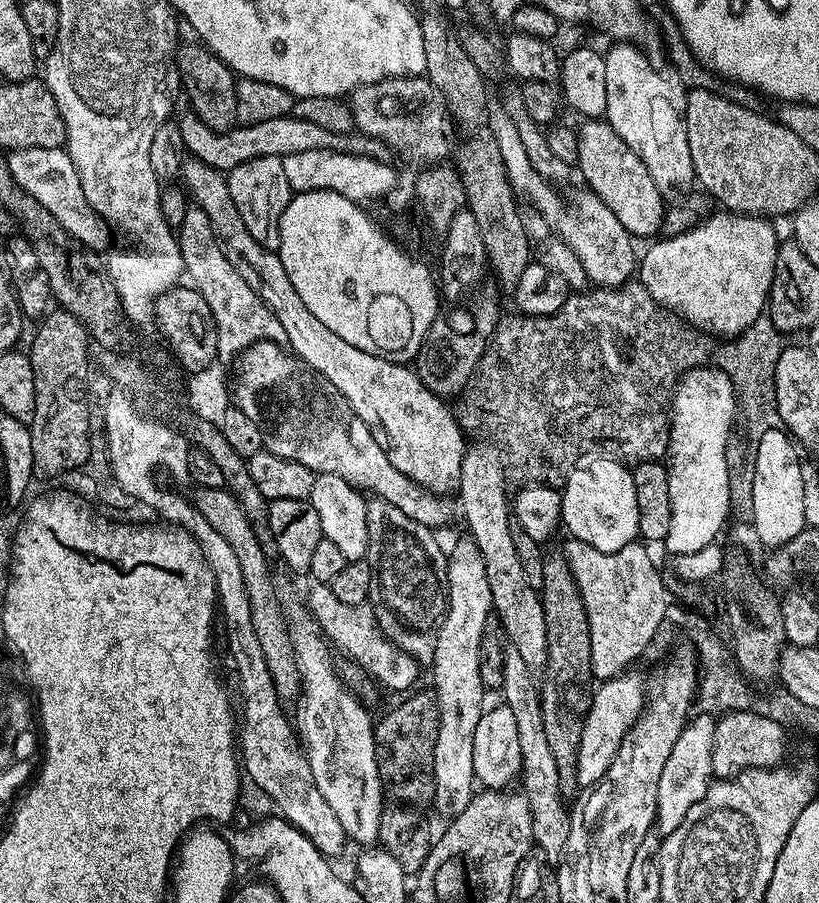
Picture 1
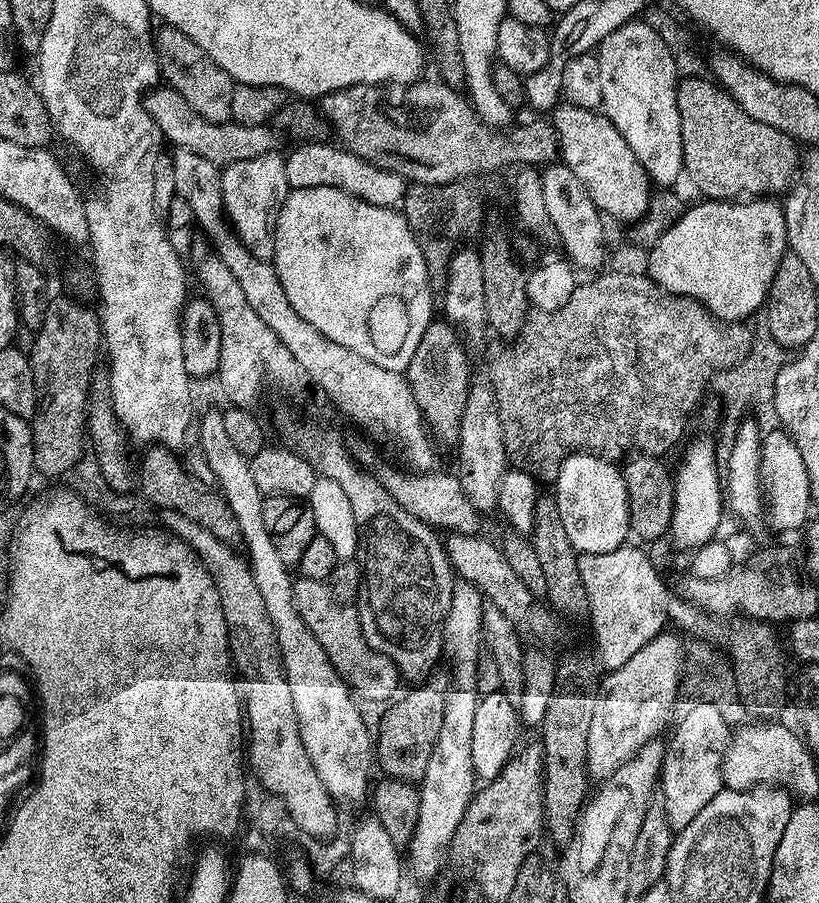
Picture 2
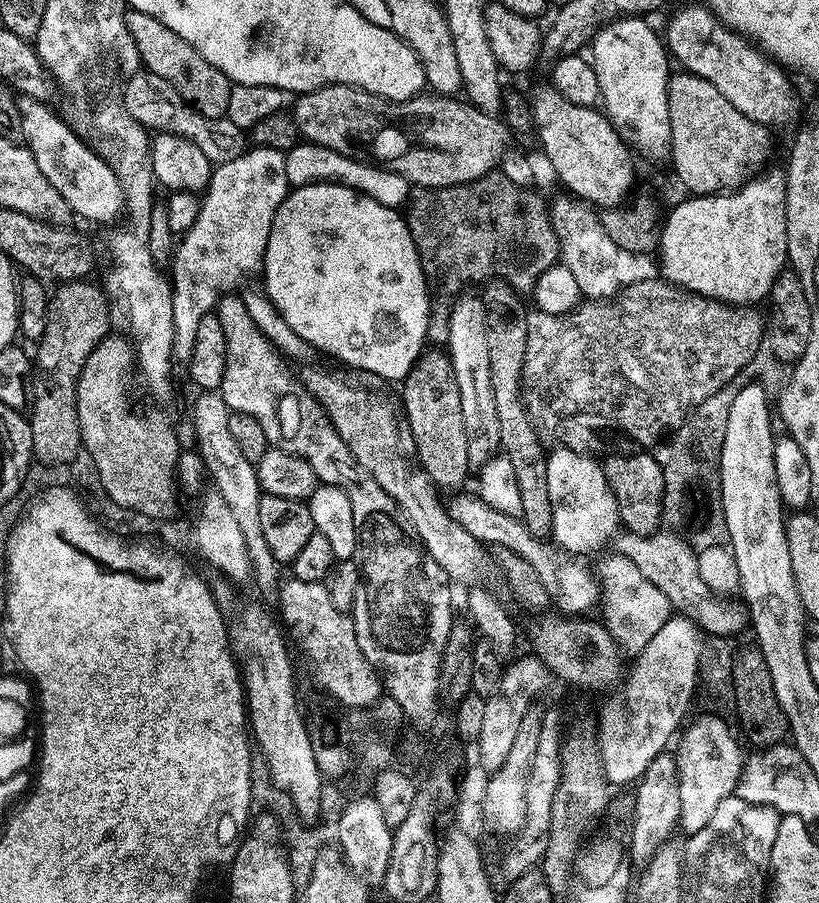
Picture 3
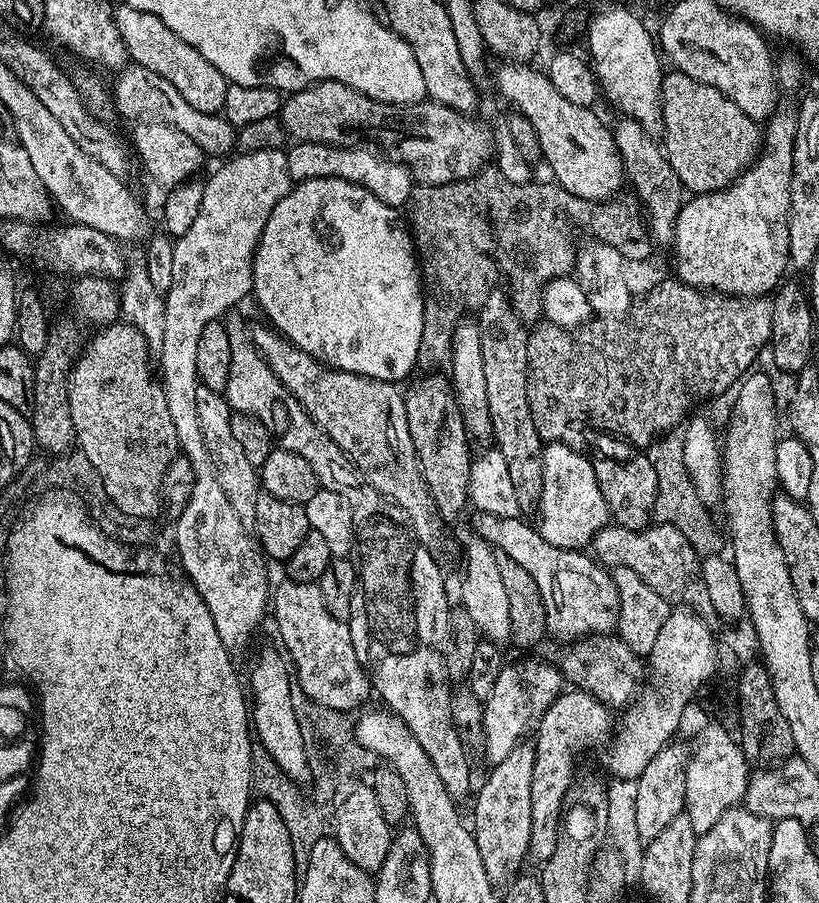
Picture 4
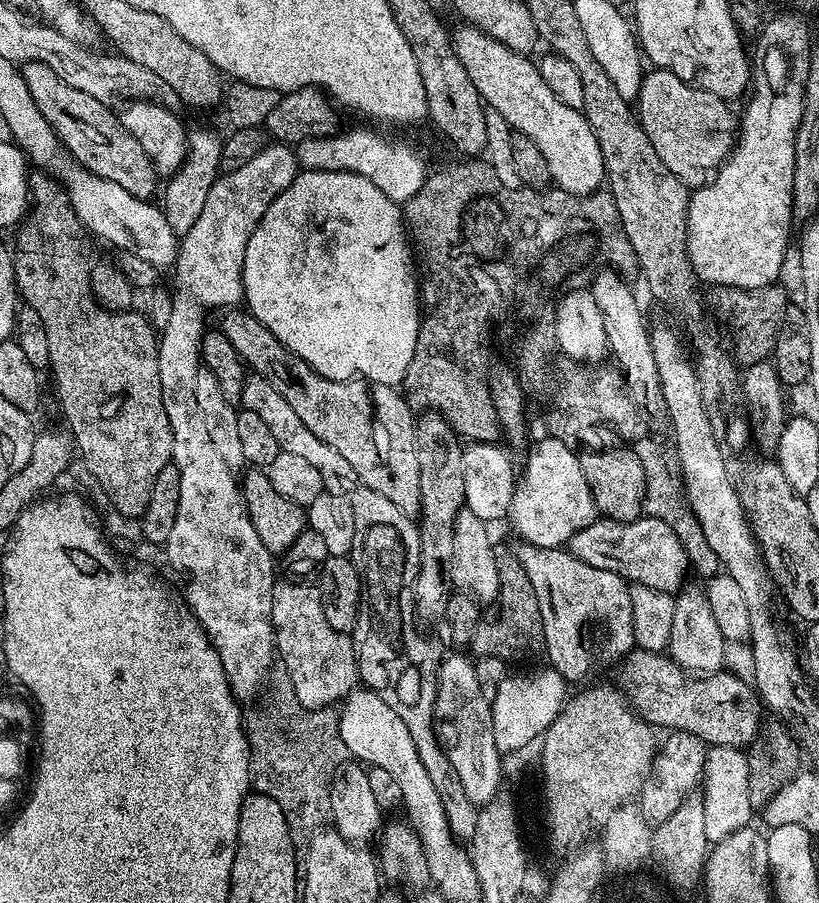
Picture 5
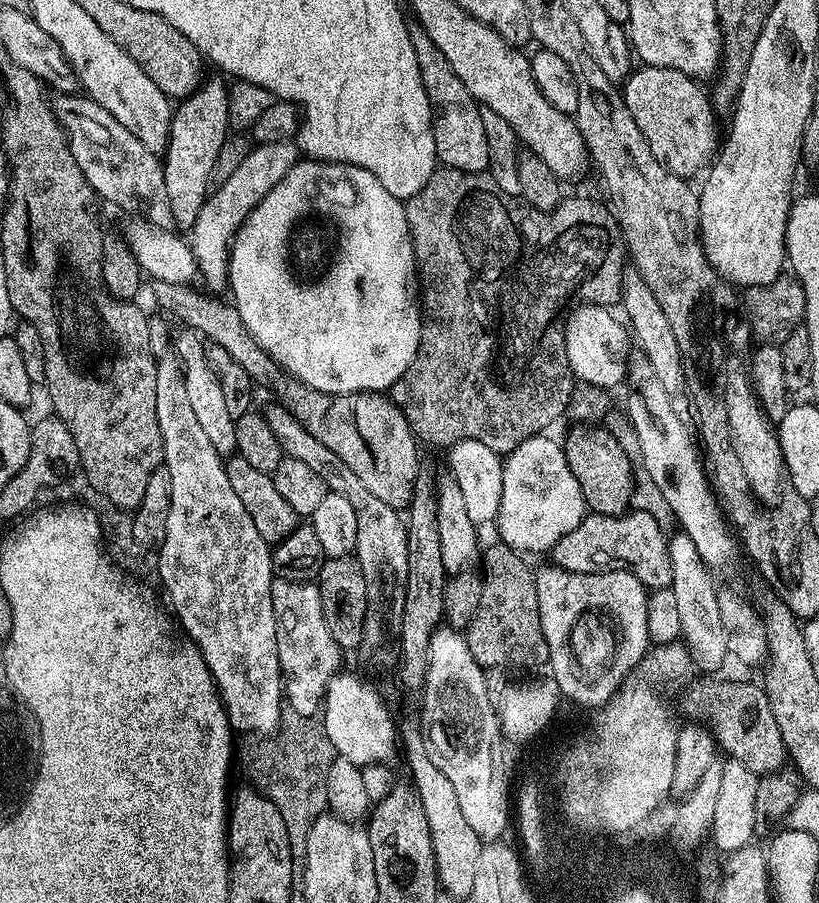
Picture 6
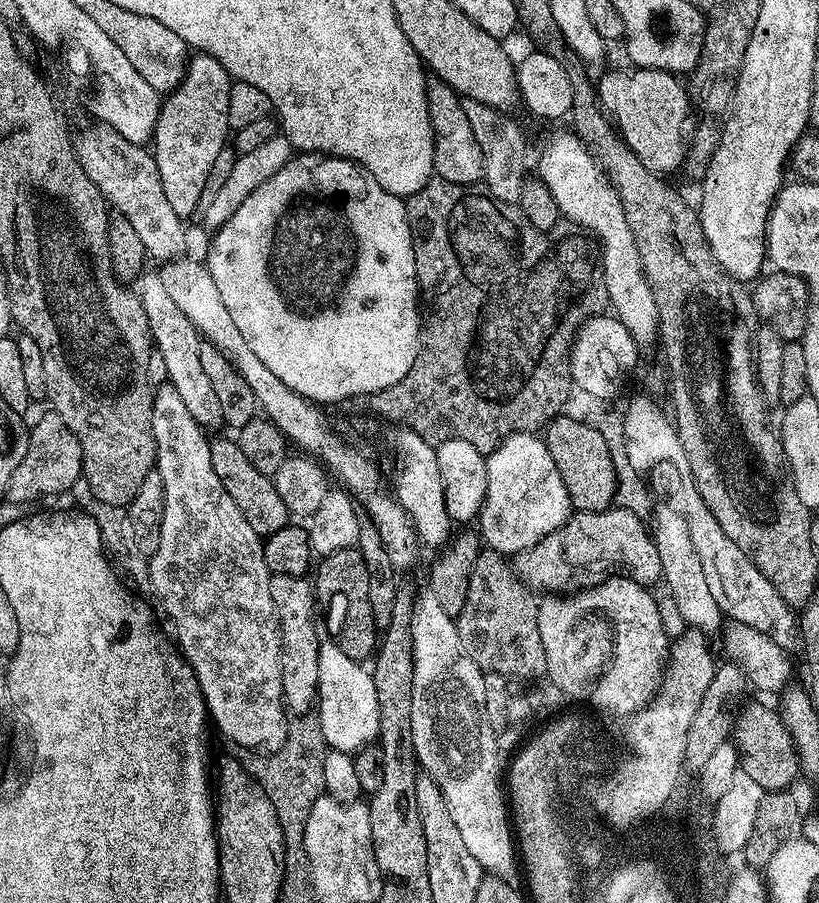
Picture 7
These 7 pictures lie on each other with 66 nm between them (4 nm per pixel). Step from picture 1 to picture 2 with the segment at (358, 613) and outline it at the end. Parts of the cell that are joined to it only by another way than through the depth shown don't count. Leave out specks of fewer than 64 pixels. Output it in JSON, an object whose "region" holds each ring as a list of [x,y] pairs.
{"region":[[[300,578],[293,583],[292,589],[296,609],[298,614],[302,614],[302,622],[306,622],[306,626],[312,631],[345,684],[361,701],[391,701],[397,695],[396,687],[402,684],[400,669],[389,656],[377,650],[369,641],[369,645],[364,641],[360,616],[352,609],[353,605],[333,600],[331,587],[322,580]]]}

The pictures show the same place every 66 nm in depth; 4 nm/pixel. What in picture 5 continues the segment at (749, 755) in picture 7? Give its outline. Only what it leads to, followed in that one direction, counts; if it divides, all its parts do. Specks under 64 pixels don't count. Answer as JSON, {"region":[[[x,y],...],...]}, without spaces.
{"region":[[[639,646],[633,647],[632,651],[619,661],[619,668],[619,687],[632,707],[653,726],[661,729],[664,727],[664,730],[689,732],[708,746],[722,744],[741,750],[747,749],[762,731],[762,700],[755,687],[747,679],[744,681],[731,676],[728,670],[690,678],[689,673],[667,655],[648,652]]]}

